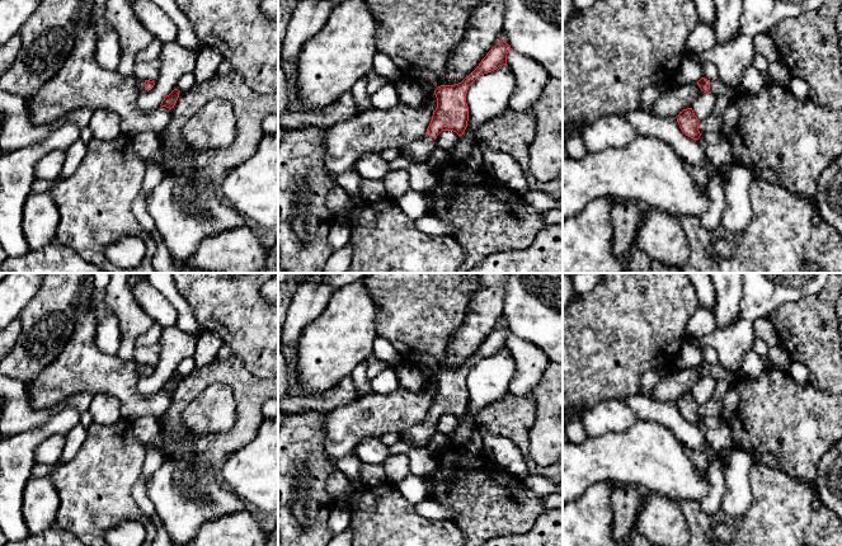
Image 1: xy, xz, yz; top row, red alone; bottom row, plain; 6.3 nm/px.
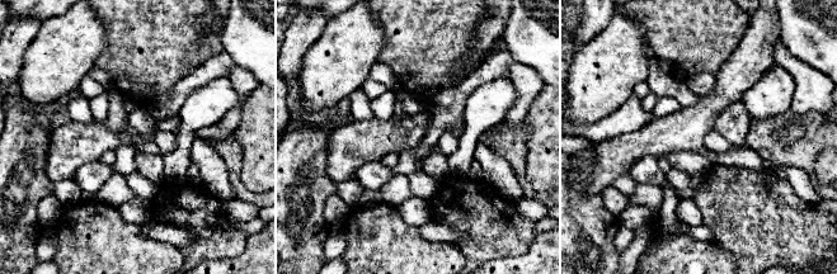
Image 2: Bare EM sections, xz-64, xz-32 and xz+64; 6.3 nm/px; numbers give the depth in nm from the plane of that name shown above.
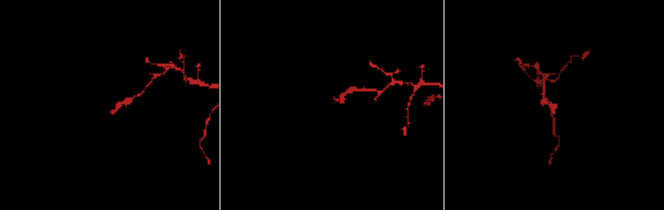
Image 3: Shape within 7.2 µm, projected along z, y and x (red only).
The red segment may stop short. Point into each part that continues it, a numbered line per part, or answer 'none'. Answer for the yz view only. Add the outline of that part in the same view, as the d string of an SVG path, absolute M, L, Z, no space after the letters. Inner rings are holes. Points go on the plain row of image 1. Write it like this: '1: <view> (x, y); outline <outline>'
1: yz (718, 372); outline M715 363L710 366L711 378L718 381L725 381L728 386L732 386L739 377L729 371L726 371L720 363Z

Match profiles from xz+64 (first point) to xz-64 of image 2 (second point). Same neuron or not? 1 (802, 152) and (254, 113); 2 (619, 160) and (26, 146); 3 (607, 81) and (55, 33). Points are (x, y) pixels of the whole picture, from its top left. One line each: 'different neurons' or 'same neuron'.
1: different neurons
2: different neurons
3: same neuron

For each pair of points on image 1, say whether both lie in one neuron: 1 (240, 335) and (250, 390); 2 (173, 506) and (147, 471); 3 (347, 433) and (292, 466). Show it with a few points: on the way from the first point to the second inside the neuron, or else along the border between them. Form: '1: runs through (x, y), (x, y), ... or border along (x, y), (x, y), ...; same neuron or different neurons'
1: border along (233, 353), (254, 376), (264, 380); different neurons
2: border along (164, 462), (146, 483), (146, 495), (153, 504); different neurons
3: border along (325, 415), (325, 453), (334, 460); different neurons

